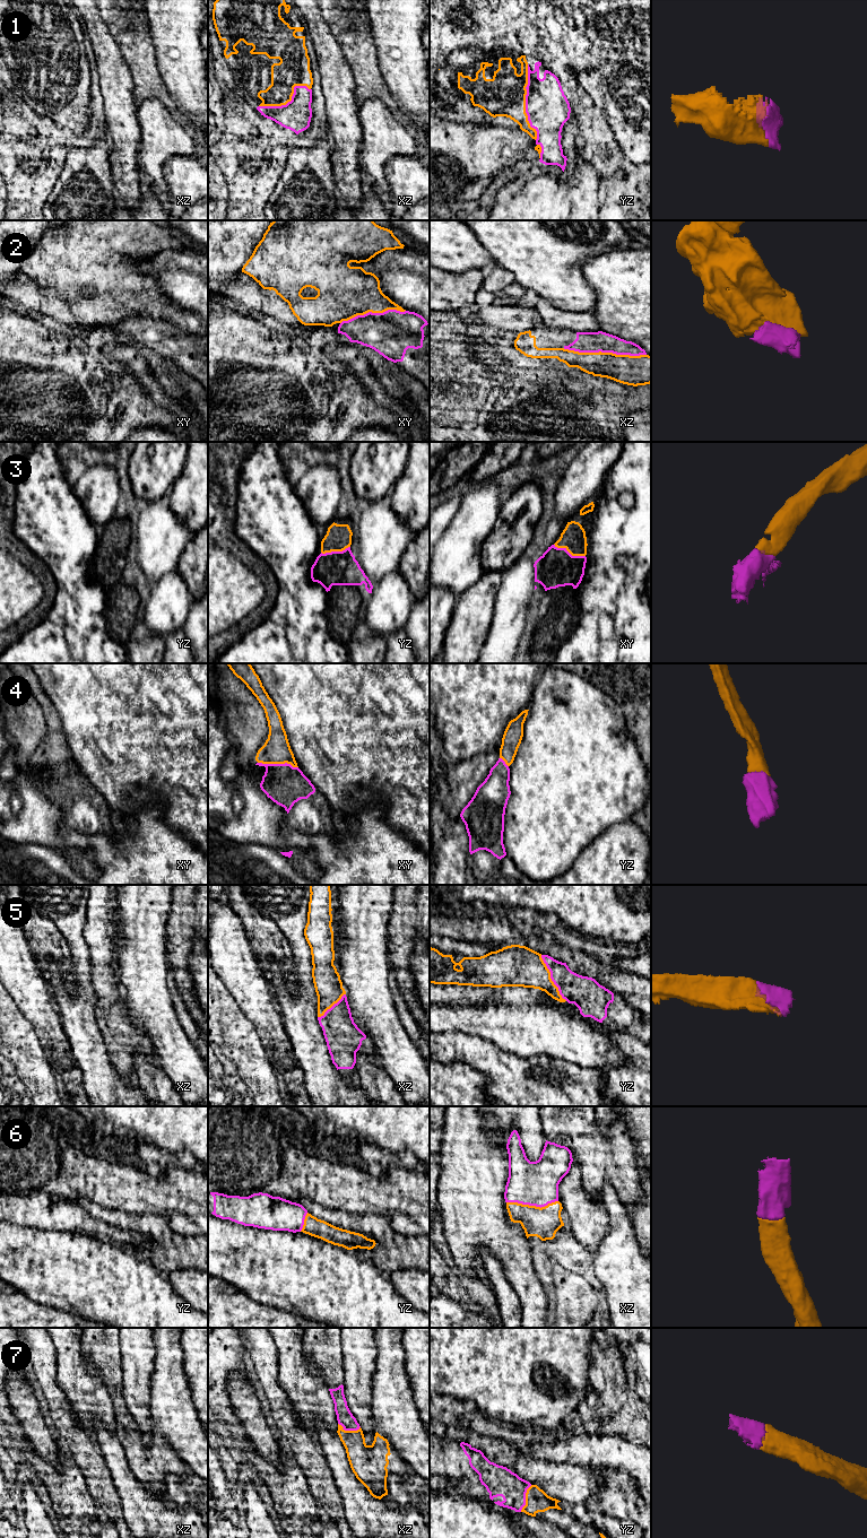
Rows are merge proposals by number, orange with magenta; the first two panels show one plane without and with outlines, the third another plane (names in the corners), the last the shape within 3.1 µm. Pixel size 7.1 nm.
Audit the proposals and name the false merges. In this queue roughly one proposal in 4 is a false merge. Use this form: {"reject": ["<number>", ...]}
{"reject": []}

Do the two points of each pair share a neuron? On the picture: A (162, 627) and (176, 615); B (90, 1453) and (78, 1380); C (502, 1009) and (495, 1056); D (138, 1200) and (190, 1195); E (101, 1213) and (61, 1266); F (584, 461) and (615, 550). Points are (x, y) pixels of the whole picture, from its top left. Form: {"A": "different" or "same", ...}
{"A": "same", "B": "different", "C": "different", "D": "same", "E": "different", "F": "different"}

